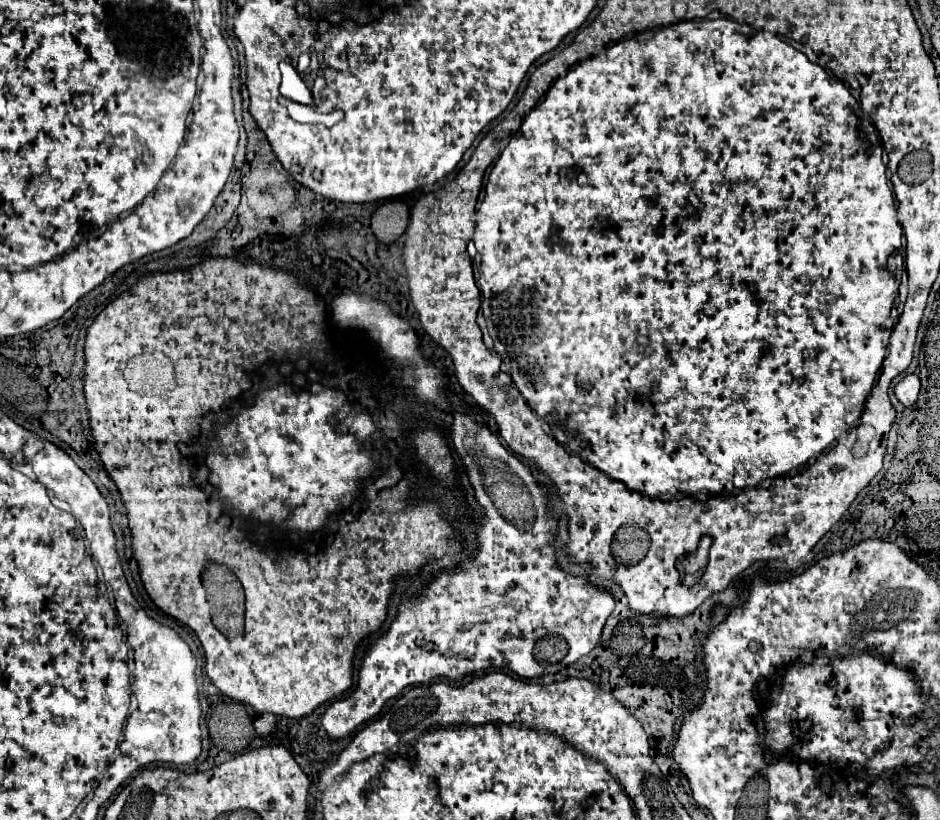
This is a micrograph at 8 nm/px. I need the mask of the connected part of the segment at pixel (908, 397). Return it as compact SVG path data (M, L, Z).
M907 374L903 380L899 380L899 384L895 386L895 396L899 398L899 402L909 408L915 404L917 396L919 396L919 388L921 388L921 380L919 374Z

